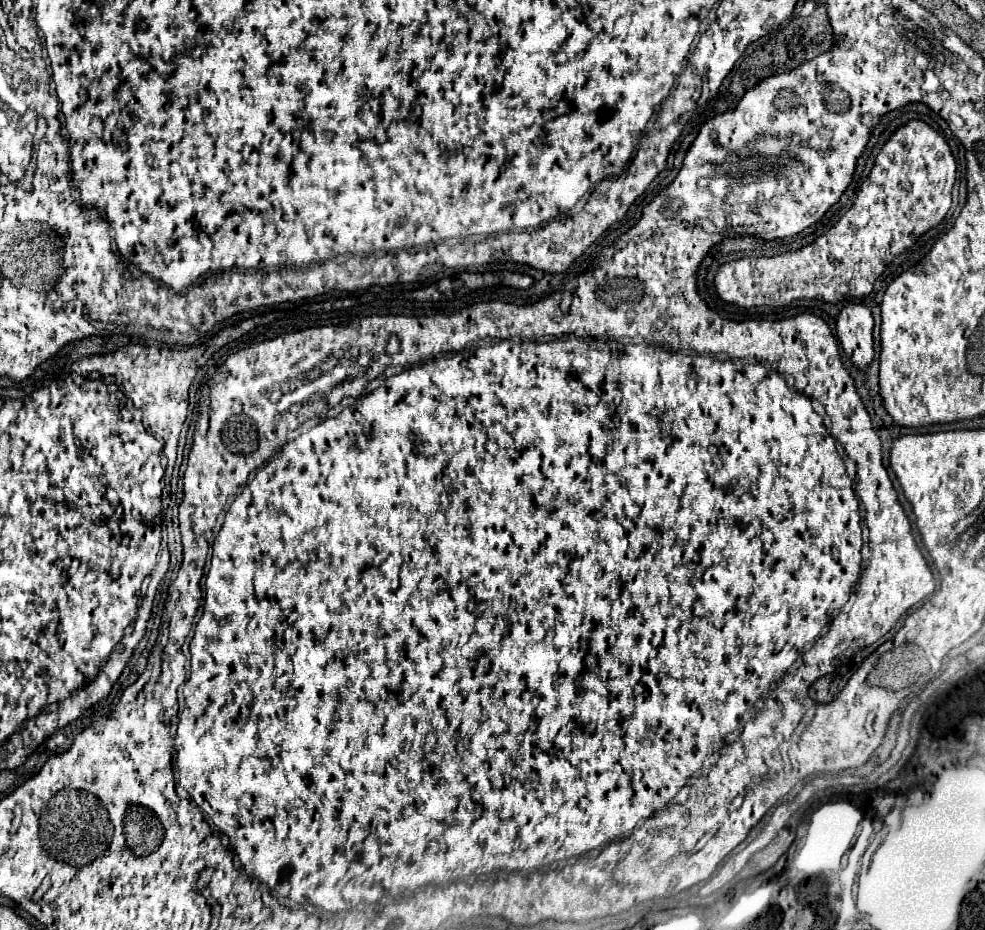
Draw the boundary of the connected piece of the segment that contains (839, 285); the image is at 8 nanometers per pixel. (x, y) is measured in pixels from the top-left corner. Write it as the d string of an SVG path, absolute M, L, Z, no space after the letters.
M911 120L883 144L853 206L831 230L795 252L727 262L715 276L717 296L739 308L787 306L801 298L827 304L863 300L887 264L945 218L953 182L955 158L949 144L925 122Z

